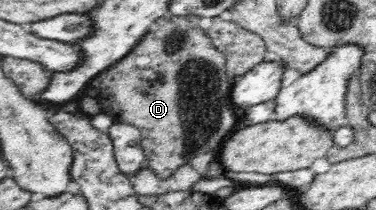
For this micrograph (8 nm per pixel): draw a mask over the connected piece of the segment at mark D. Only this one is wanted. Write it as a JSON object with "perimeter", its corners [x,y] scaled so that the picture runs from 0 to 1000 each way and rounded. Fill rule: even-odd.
{"perimeter":[[[444,76],[428,86],[412,110],[412,124],[402,133],[402,152],[383,167],[383,181],[356,224],[356,233],[335,257],[327,276],[316,281],[306,310],[298,310],[290,329],[279,333],[269,367],[253,395],[266,448],[258,457],[266,486],[271,533],[295,552],[306,581],[338,586],[362,600],[372,619],[378,643],[378,705],[383,733],[396,767],[399,805],[428,852],[449,848],[455,829],[487,786],[508,786],[508,762],[529,733],[551,733],[566,724],[577,733],[588,714],[598,667],[636,595],[636,529],[620,510],[620,486],[612,471],[612,410],[620,400],[612,381],[612,362],[601,343],[601,276],[590,248],[572,233],[572,210],[561,195],[561,181],[543,152],[527,110],[535,105],[535,81],[460,81]]]}

